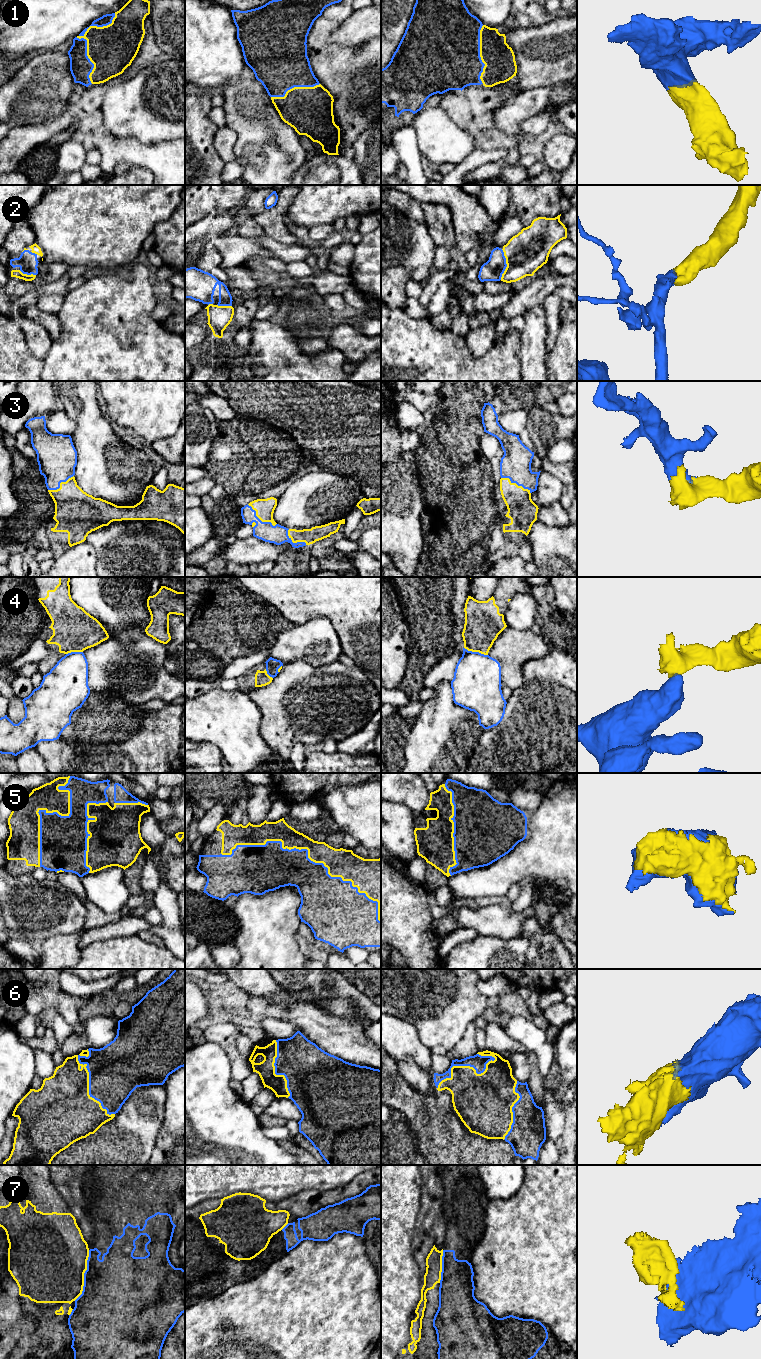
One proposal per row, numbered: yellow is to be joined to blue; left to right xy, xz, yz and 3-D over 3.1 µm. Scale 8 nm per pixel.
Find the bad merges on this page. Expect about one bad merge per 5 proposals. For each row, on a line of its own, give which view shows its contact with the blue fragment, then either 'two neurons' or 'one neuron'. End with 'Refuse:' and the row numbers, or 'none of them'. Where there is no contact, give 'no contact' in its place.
1: xy | one neuron
2: yz | one neuron
3: xz | one neuron
4: yz | two neurons
5: xz | one neuron
6: xy | one neuron
7: xy | two neurons
Refuse: 4, 7

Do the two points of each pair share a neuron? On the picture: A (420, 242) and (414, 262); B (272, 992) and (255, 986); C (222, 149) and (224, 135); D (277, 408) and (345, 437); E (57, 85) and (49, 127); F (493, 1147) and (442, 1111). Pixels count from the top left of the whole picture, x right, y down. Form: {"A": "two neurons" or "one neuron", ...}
{"A": "one neuron", "B": "one neuron", "C": "one neuron", "D": "one neuron", "E": "two neurons", "F": "one neuron"}

